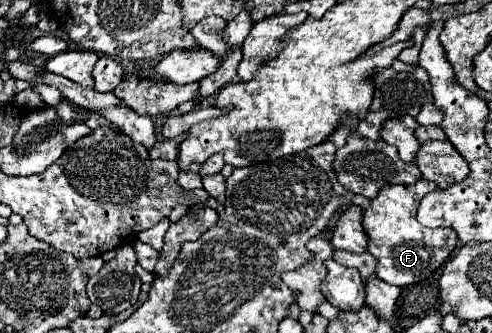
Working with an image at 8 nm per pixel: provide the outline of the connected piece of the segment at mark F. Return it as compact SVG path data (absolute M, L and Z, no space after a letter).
M419 180L403 186L383 186L379 196L371 200L369 208L363 212L363 228L369 236L369 254L379 262L377 276L395 286L417 284L419 280L429 278L437 268L445 264L451 252L457 248L457 234L451 228L423 228L417 222L419 196L437 190L435 182Z

